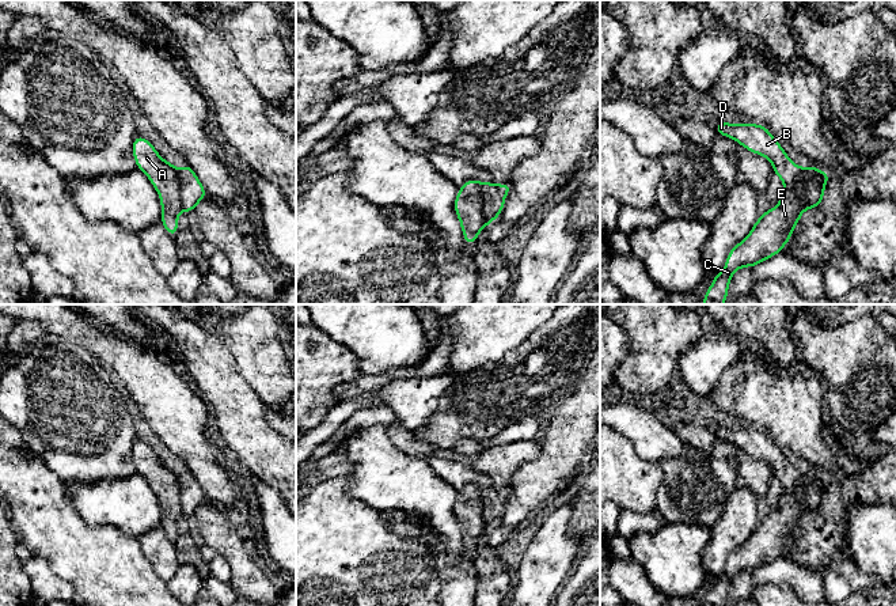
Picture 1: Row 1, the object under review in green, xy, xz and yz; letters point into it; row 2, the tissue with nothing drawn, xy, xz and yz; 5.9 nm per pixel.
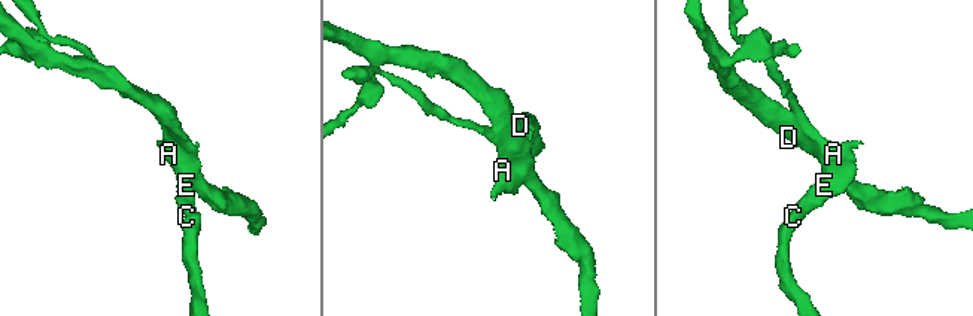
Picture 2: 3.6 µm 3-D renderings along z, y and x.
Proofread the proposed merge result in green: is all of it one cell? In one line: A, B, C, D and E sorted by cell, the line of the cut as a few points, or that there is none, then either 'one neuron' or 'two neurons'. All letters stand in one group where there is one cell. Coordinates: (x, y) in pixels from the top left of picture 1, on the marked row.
A C E / B D; cut in xz along (478, 182), (482, 216), (488, 223); two neurons

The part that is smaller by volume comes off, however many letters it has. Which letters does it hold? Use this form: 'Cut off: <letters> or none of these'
Cut off: B, D

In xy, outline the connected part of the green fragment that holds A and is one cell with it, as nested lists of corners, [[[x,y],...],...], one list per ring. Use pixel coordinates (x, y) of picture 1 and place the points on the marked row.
[[[136,136],[132,145],[137,168],[143,170],[155,186],[162,201],[162,223],[174,238],[178,232],[178,213],[182,211],[178,170],[160,158],[153,145]]]

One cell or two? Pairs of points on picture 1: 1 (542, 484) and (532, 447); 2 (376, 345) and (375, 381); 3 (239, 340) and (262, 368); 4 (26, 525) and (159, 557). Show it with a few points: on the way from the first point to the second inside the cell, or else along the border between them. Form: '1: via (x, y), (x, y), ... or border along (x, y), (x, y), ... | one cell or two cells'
1: border along (539, 442), (539, 454), (526, 461), (512, 480) | two cells
2: border along (361, 372), (382, 375) | two cells
3: via (246, 347), (261, 362) | one cell
4: border along (137, 538), (141, 552), (163, 579) | two cells

